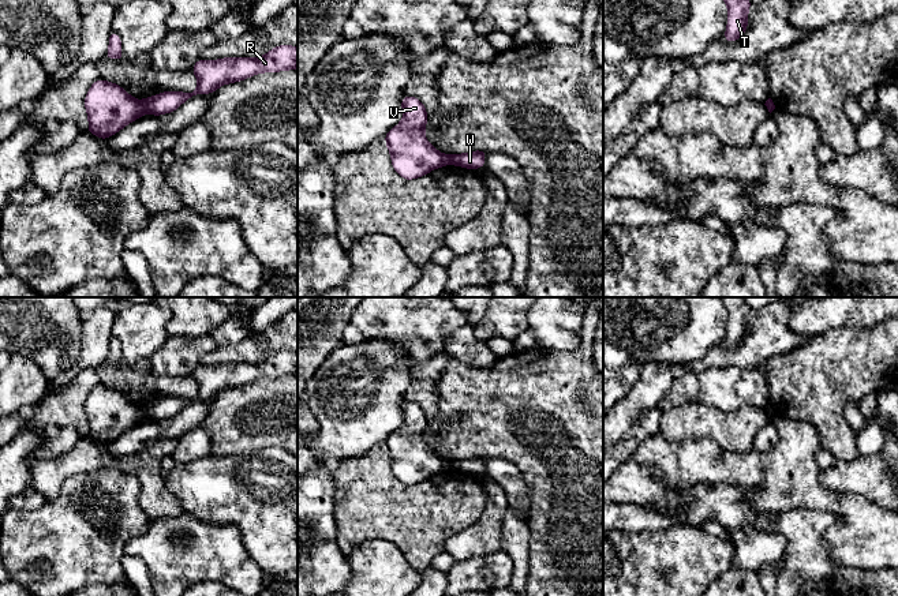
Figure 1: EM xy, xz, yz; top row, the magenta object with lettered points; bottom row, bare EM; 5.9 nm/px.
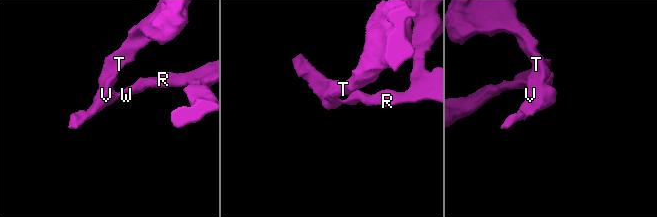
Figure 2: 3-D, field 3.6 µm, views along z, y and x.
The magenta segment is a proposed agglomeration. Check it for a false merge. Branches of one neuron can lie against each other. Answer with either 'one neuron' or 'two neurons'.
two neurons

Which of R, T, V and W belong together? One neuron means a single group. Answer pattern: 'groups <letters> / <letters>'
groups R W / T V

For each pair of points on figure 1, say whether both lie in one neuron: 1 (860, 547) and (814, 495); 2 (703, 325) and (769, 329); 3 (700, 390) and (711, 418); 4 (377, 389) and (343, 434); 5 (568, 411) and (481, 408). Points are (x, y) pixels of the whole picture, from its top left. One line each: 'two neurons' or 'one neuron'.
1: one neuron
2: two neurons
3: two neurons
4: one neuron
5: one neuron

